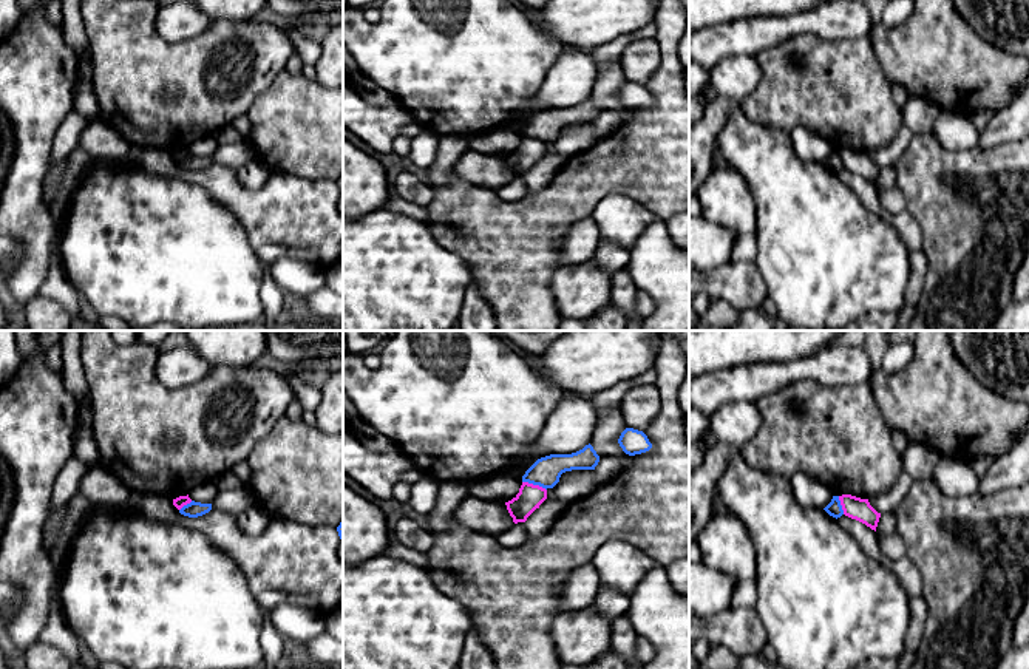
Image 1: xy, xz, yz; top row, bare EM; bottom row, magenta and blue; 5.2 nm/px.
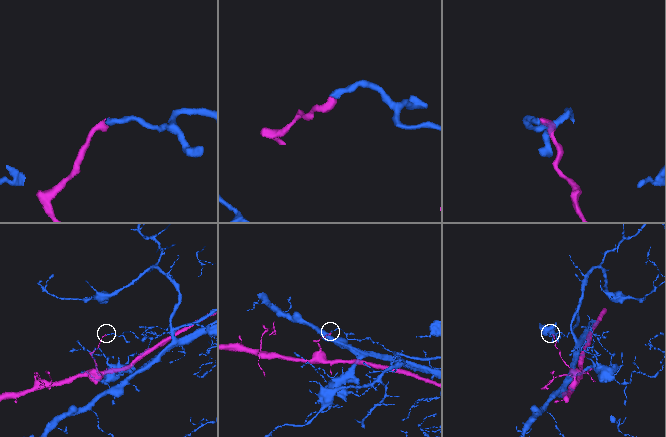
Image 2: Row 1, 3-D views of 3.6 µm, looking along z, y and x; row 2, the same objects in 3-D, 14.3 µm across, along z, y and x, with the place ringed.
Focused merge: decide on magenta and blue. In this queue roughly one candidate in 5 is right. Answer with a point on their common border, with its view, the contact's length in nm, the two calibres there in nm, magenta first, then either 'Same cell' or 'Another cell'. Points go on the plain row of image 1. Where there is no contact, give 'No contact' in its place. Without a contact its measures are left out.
Touches magenta at xz (535, 139). Shared border 140 nm. Thickness 130 nm (magenta) against 160 nm. Another cell

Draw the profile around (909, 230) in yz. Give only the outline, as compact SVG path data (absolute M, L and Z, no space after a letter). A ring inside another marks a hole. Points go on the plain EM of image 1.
M845 168L837 171L837 176L859 198L859 201L868 212L882 216L896 229L908 252L924 250L922 230L907 210L887 215L874 184Z

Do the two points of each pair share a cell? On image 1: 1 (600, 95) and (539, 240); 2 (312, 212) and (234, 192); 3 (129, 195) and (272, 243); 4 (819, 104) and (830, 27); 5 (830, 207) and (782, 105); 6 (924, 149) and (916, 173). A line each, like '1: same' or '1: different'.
1: different
2: same
3: different
4: different
5: different
6: same

